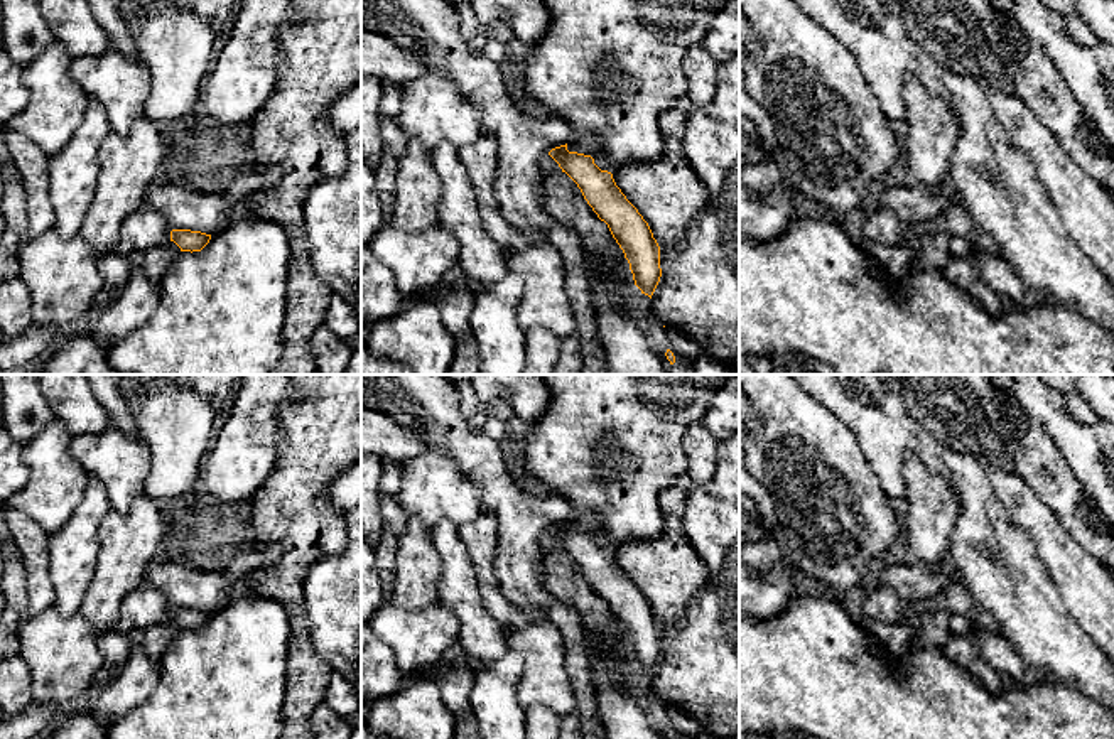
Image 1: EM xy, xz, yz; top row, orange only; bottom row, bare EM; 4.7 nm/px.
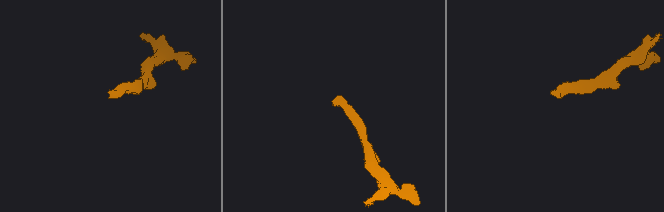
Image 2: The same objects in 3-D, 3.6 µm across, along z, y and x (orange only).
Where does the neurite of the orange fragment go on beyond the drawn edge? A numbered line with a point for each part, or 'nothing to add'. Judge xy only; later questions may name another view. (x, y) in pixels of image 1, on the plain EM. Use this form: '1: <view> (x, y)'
1: xy (156, 638)

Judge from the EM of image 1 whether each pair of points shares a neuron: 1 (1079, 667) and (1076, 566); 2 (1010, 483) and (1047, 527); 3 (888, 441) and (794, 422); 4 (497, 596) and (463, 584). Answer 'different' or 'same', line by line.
1: different
2: same
3: different
4: different

